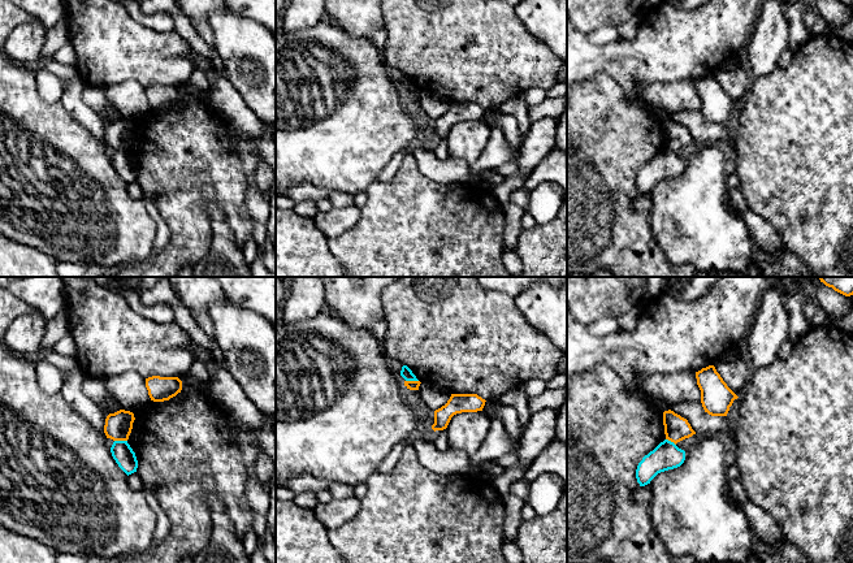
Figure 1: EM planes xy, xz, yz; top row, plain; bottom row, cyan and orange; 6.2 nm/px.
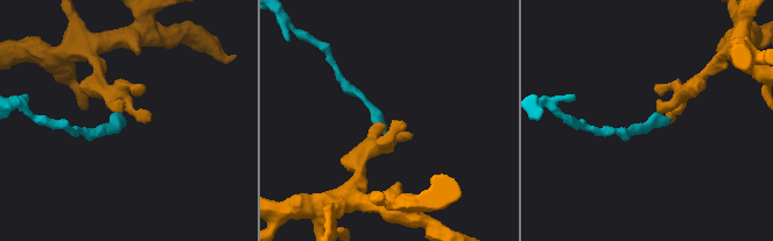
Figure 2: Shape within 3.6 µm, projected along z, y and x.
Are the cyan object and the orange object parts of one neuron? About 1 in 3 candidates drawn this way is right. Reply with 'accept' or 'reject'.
reject

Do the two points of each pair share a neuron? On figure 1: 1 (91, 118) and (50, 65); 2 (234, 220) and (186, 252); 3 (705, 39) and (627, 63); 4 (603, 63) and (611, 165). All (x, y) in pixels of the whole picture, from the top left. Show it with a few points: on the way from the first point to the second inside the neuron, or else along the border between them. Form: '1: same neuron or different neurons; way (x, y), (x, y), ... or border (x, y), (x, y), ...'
1: same neuron; way (77, 104), (73, 100), (73, 83), (64, 74)
2: same neuron; way (217, 199), (204, 199), (190, 213), (190, 230)
3: same neuron; way (685, 44), (671, 44), (661, 52), (646, 57)
4: different neurons; border (580, 82), (598, 73), (607, 73), (627, 92)

